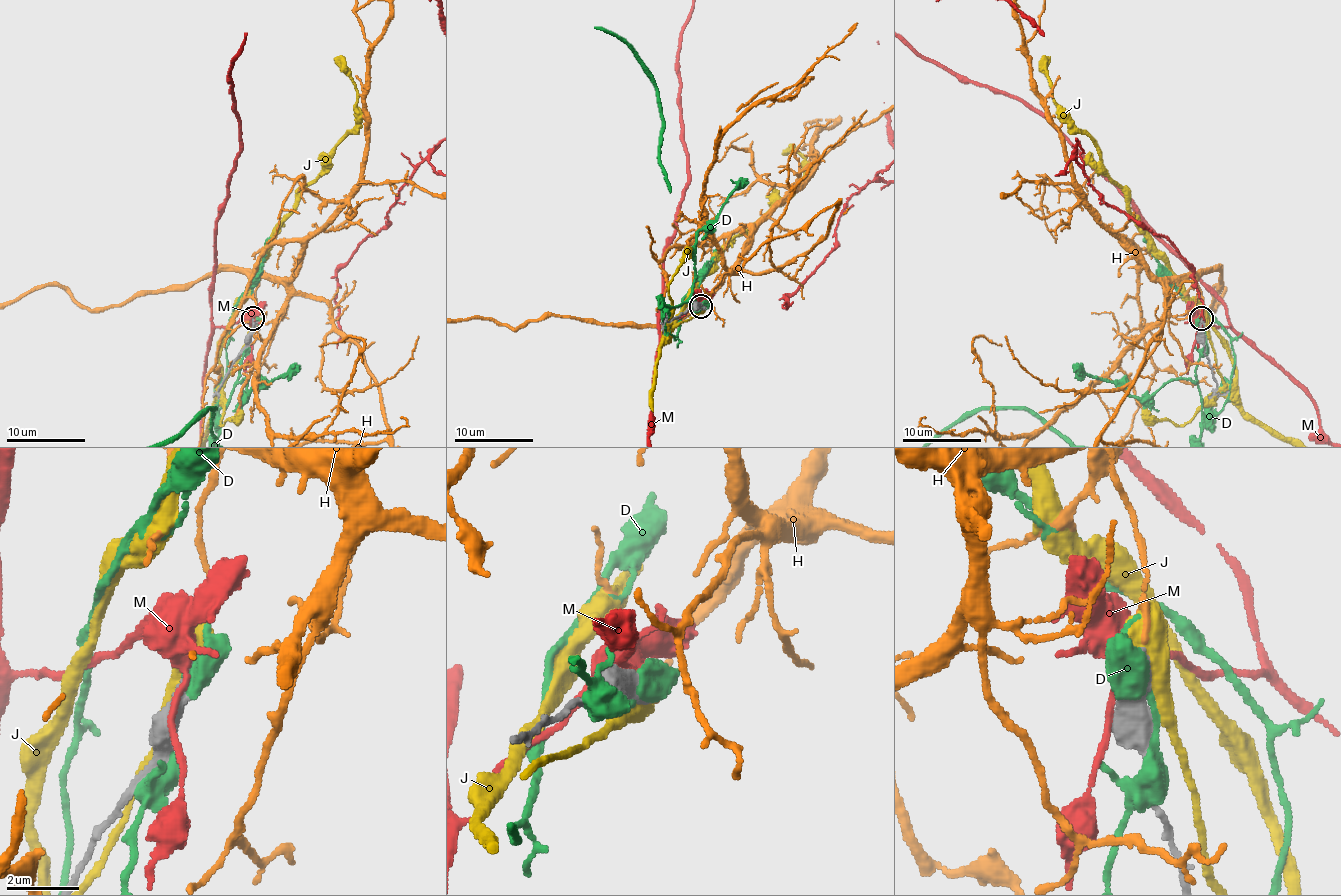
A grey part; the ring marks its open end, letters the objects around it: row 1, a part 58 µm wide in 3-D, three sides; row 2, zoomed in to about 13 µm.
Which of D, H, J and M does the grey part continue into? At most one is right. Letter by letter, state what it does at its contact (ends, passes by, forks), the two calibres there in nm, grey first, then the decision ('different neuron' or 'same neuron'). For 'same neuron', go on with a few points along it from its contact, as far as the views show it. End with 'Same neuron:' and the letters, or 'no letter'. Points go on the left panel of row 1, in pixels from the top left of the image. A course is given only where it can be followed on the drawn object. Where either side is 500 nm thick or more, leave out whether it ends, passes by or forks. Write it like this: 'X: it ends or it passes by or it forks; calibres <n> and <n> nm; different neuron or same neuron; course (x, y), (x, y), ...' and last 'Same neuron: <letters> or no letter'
D: it passes by; calibres 460 and 440 nm; different neuron
H: it passes by; calibres 120 and 90 nm; same neuron
J: calibres 220 and 600 nm; different neuron
M: it passes by; calibres 440 and 170 nm; different neuron
Same neuron: H

